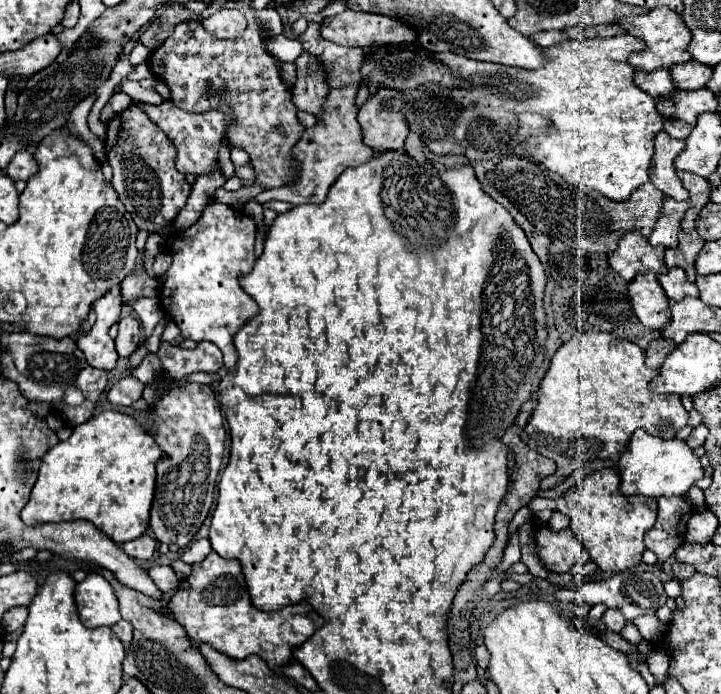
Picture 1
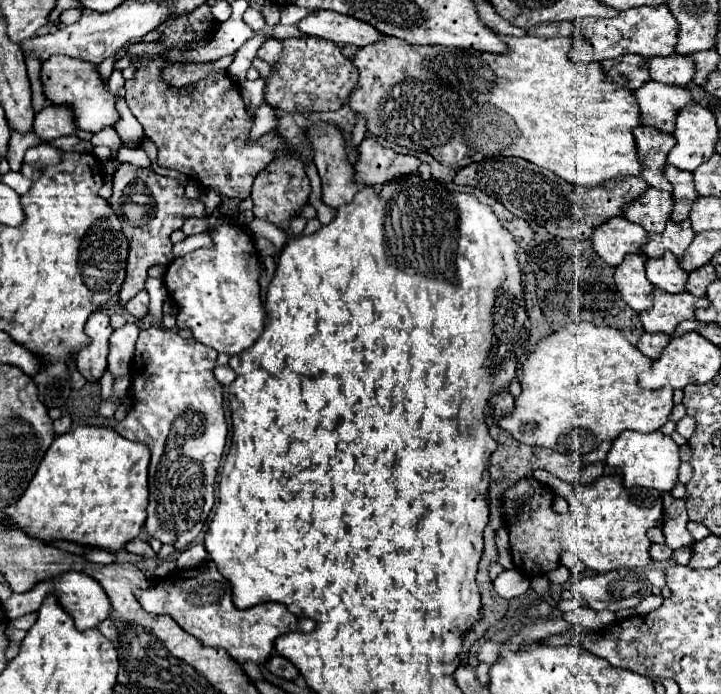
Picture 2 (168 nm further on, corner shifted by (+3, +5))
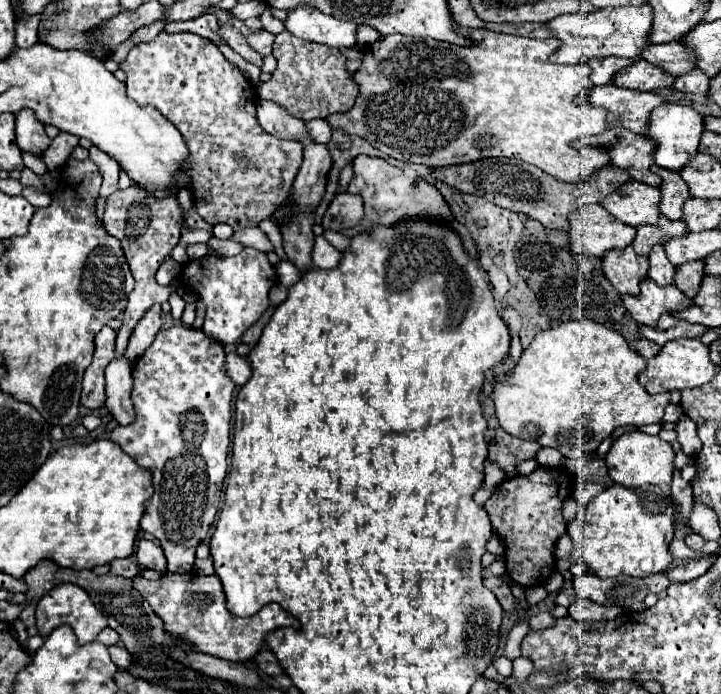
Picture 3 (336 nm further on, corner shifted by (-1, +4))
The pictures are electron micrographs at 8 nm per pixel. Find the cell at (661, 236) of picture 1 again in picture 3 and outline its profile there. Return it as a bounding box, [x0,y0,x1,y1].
[600,182,660,226]

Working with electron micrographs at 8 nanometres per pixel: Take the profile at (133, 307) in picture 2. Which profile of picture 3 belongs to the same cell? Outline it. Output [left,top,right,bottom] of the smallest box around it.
[126,306,162,364]

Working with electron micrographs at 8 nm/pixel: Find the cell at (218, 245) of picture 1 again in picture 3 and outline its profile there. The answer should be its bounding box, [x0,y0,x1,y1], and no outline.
[182,248,276,344]

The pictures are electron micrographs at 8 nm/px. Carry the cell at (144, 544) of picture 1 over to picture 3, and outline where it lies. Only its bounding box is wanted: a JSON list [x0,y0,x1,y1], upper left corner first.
[136,540,166,574]

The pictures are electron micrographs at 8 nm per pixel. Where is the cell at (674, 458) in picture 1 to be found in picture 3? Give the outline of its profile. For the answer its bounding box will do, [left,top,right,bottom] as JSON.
[604,430,674,488]

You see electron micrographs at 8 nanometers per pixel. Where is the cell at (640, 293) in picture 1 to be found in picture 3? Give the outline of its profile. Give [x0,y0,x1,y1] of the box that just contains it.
[602,248,648,294]

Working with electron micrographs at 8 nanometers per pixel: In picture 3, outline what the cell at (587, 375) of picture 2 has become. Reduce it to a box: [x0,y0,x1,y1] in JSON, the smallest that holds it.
[492,320,670,458]

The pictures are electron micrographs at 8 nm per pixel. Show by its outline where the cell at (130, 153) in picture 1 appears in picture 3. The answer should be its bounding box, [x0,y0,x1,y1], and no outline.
[104,184,182,358]

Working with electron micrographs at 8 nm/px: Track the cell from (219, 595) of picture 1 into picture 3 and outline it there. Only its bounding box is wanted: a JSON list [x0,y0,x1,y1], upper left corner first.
[134,572,300,662]

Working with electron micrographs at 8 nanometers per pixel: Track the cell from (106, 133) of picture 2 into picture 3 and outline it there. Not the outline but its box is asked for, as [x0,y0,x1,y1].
[90,146,120,198]

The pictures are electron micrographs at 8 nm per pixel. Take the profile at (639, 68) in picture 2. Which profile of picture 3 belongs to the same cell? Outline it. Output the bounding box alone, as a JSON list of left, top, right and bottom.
[586,56,632,86]

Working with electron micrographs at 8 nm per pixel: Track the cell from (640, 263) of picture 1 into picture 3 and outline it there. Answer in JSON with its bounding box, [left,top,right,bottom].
[570,204,636,258]

